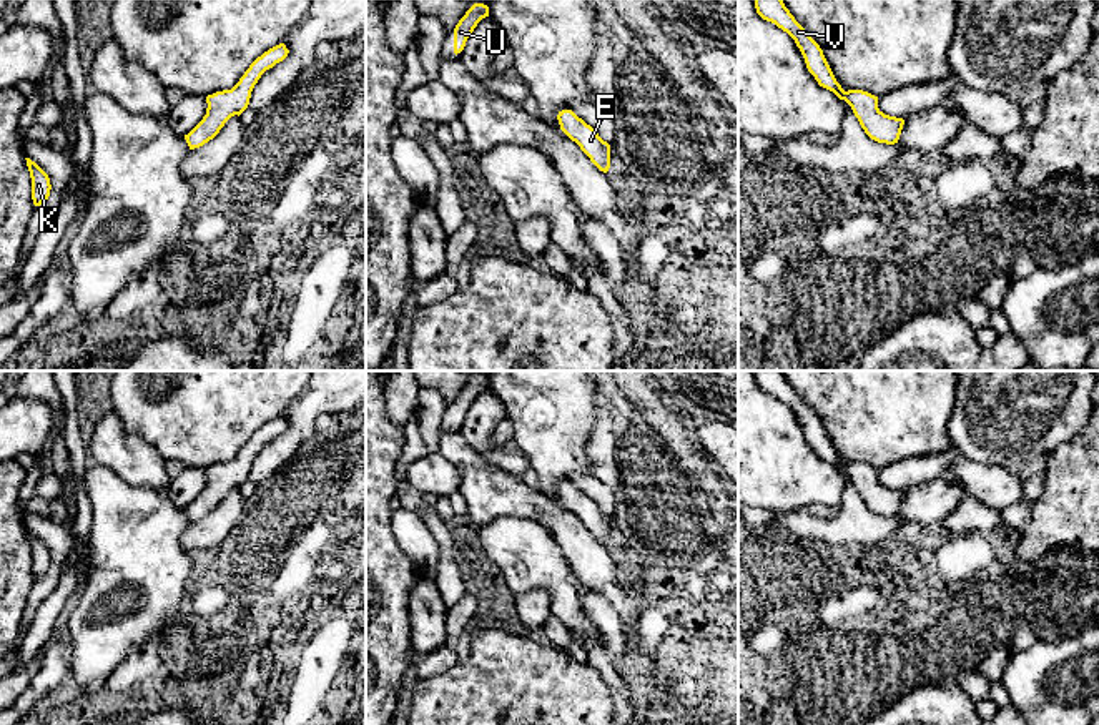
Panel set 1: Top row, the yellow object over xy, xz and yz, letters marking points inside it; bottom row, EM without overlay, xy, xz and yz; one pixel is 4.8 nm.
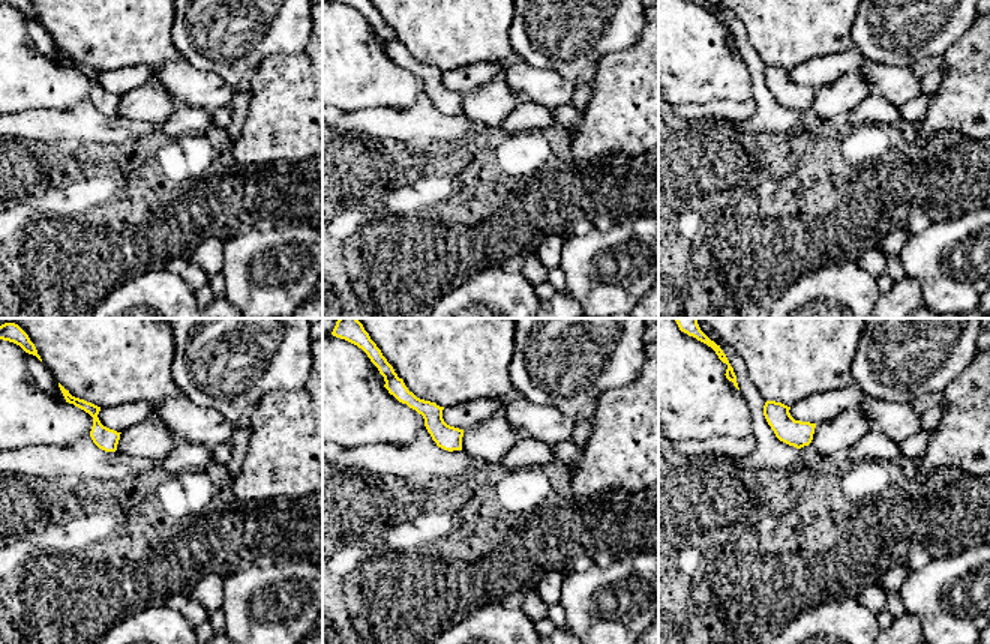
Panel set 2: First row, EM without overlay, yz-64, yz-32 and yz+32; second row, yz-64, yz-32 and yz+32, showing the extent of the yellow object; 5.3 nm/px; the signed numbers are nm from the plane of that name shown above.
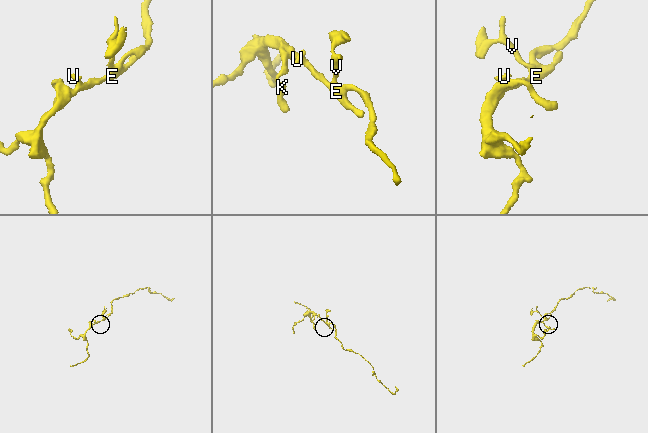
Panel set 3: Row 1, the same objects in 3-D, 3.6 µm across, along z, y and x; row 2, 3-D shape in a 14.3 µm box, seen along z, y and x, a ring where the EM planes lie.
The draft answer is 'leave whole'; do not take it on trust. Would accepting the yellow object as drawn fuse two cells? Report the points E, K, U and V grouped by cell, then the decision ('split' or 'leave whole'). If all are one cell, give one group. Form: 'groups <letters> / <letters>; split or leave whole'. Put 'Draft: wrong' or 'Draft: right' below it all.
groups E K U V; leave whole
Draft: right

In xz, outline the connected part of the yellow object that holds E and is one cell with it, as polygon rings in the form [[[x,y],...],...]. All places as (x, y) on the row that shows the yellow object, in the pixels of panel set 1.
[[[572,110],[559,111],[557,120],[560,130],[580,146],[600,171],[607,173],[610,168],[610,145]]]

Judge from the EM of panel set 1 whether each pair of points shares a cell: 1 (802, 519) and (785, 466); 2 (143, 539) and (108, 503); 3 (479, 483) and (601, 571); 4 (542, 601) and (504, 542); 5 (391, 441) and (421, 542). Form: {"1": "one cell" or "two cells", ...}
{"1": "two cells", "2": "one cell", "3": "one cell", "4": "two cells", "5": "two cells"}

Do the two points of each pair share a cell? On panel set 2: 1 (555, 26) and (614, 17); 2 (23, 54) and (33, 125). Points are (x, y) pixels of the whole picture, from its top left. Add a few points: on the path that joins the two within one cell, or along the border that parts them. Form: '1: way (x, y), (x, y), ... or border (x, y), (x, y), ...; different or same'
1: way (570, 17), (599, 17); same
2: border (65, 110), (29, 108), (15, 113); different

